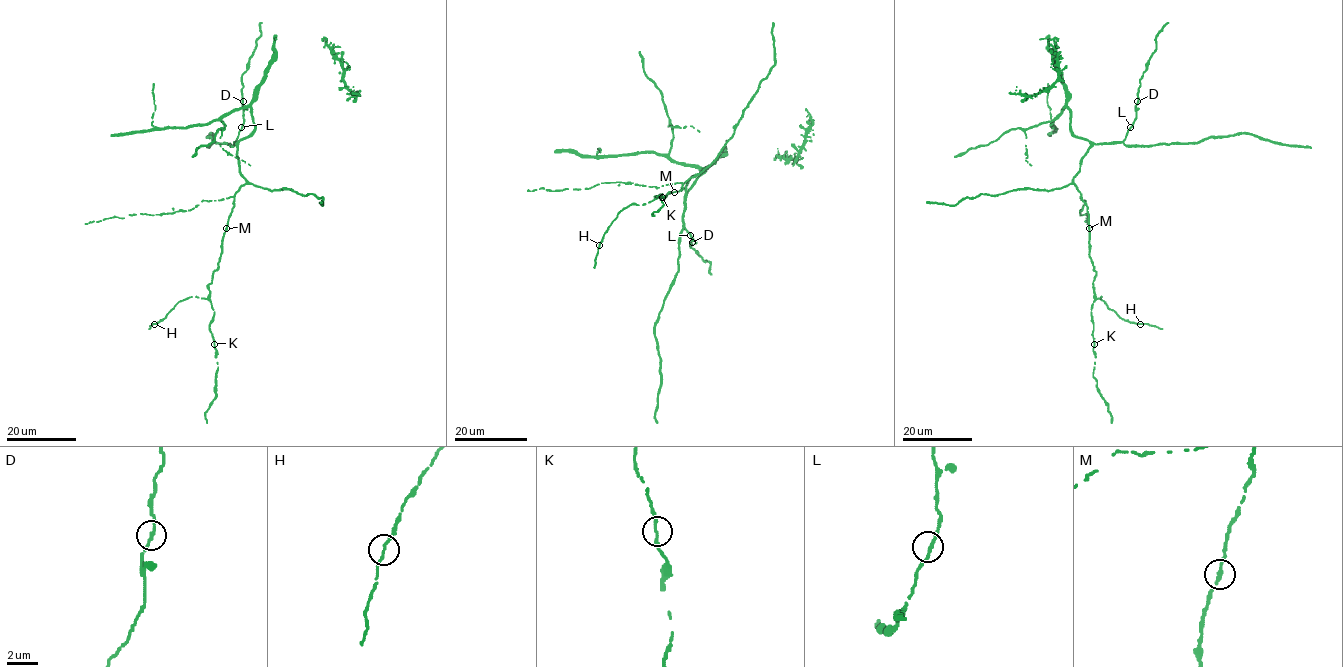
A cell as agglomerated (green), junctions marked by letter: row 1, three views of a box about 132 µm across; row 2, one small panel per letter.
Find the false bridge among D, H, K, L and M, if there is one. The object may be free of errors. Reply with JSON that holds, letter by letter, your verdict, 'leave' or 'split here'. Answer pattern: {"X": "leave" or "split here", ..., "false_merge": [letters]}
{"D": "leave", "H": "leave", "K": "leave", "L": "leave", "M": "leave", "false_merge": []}

